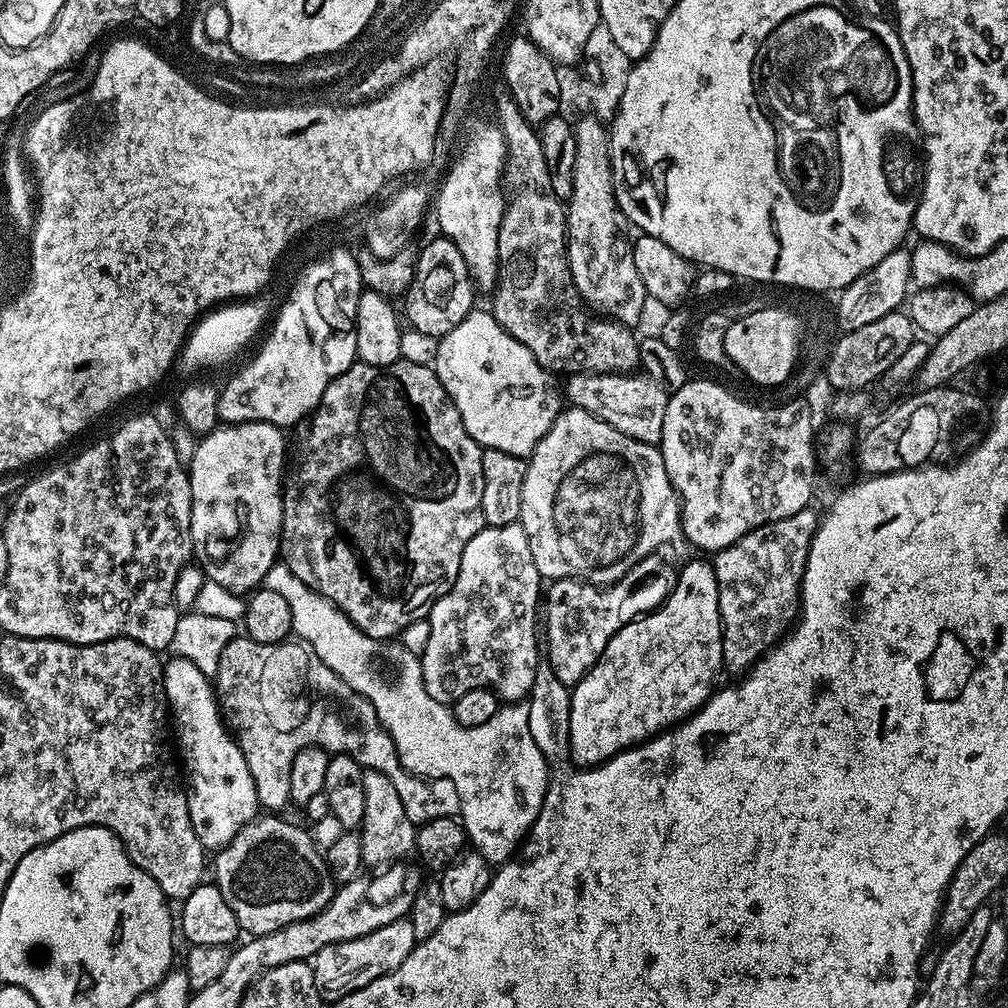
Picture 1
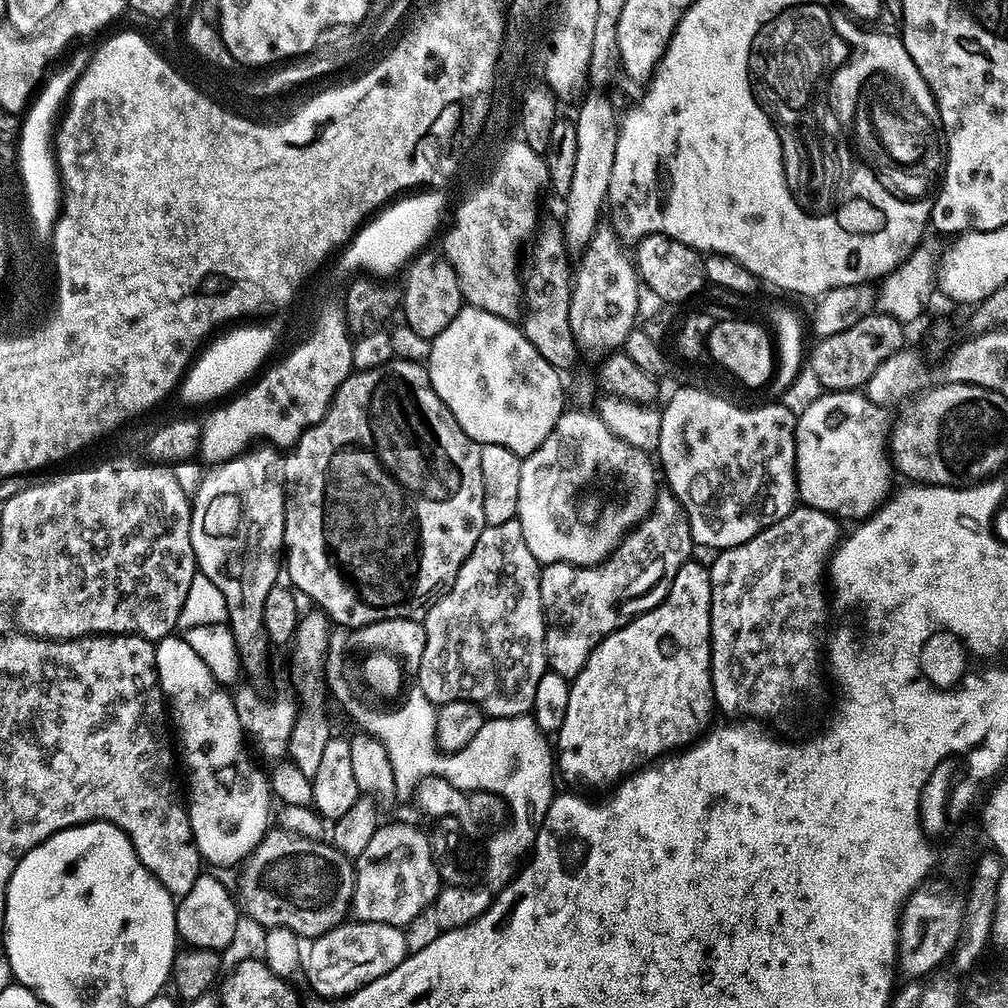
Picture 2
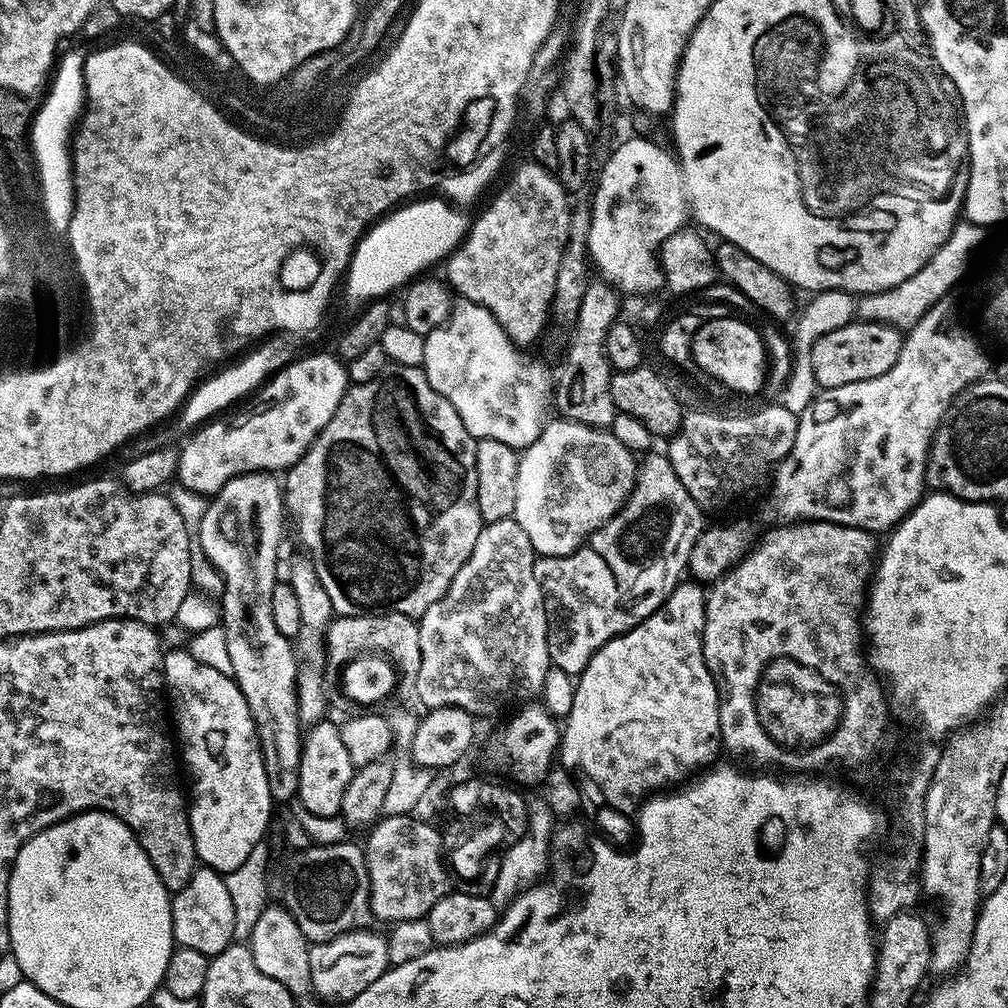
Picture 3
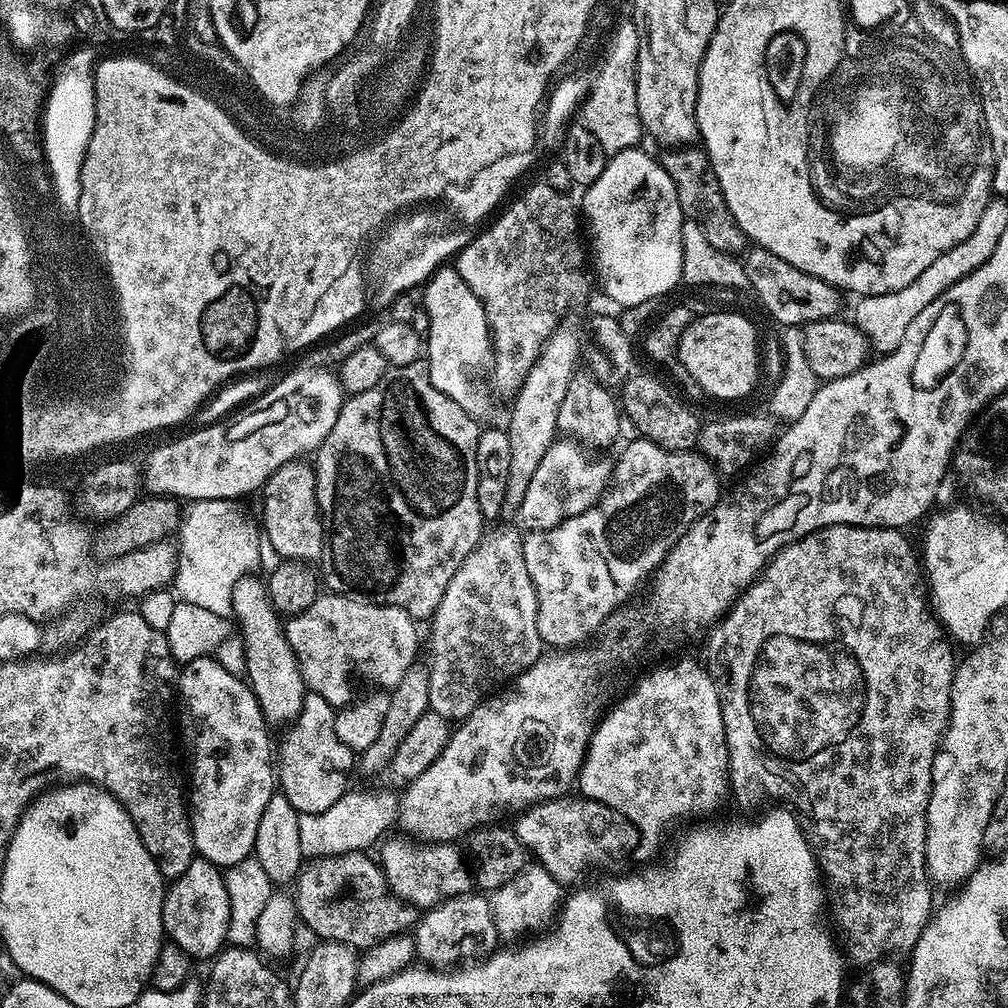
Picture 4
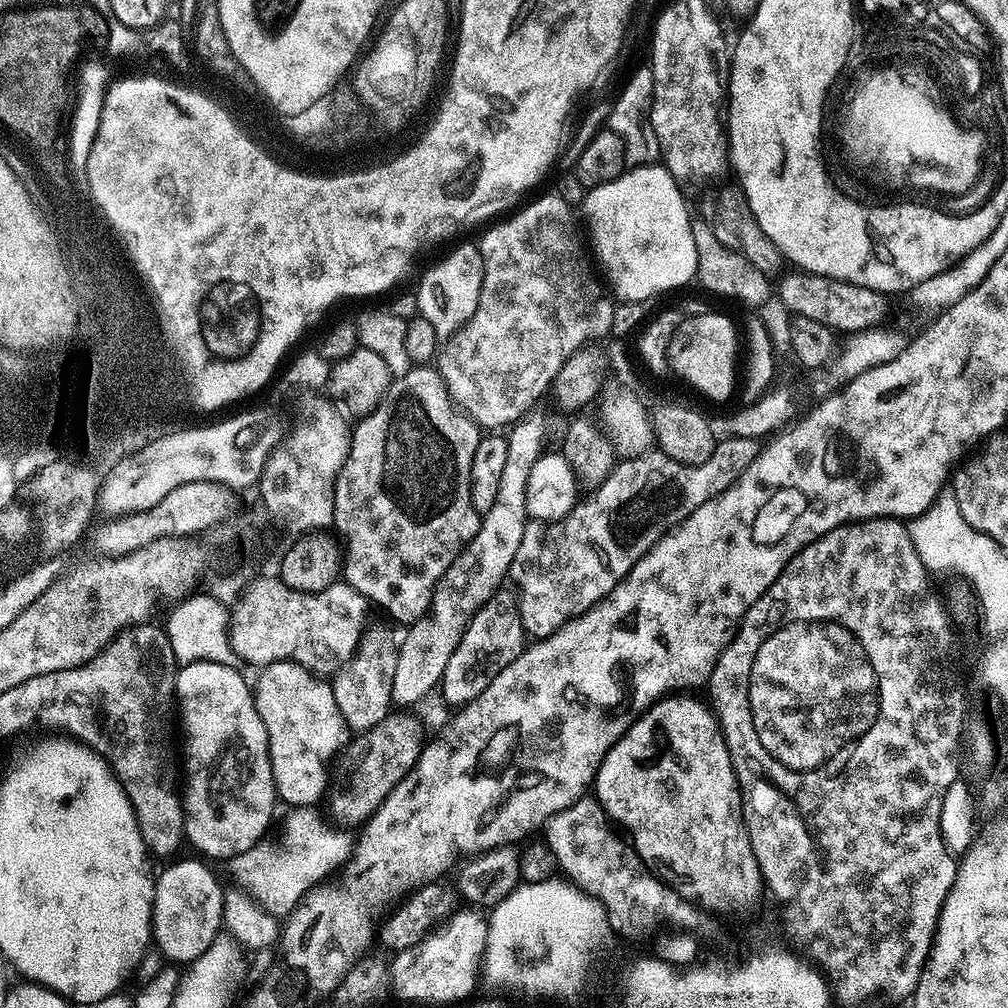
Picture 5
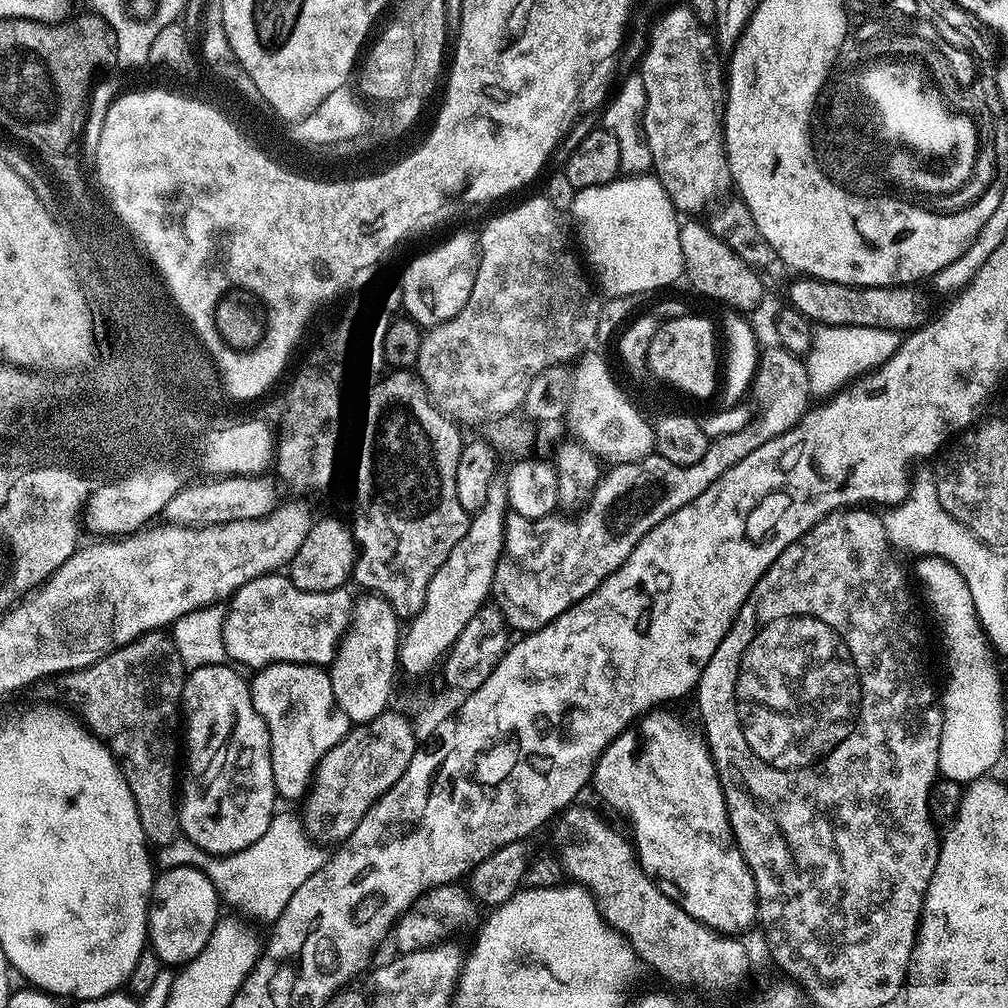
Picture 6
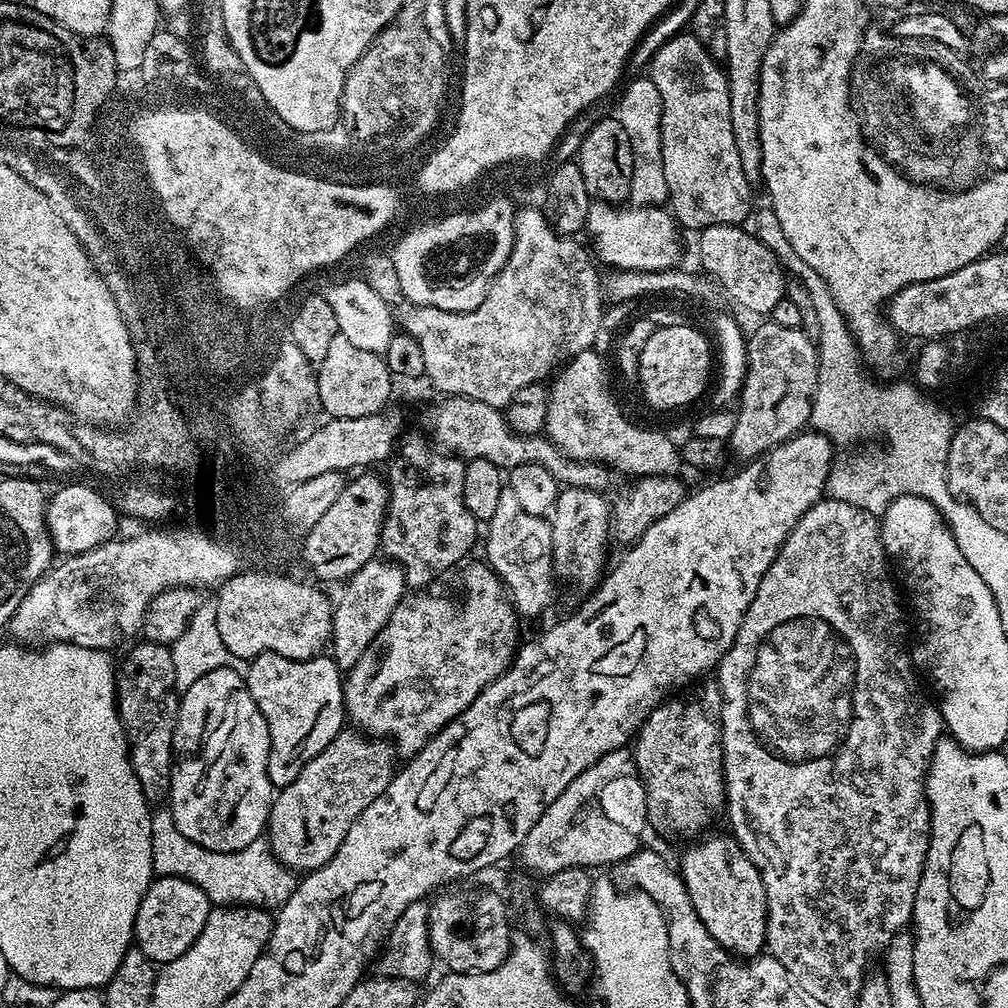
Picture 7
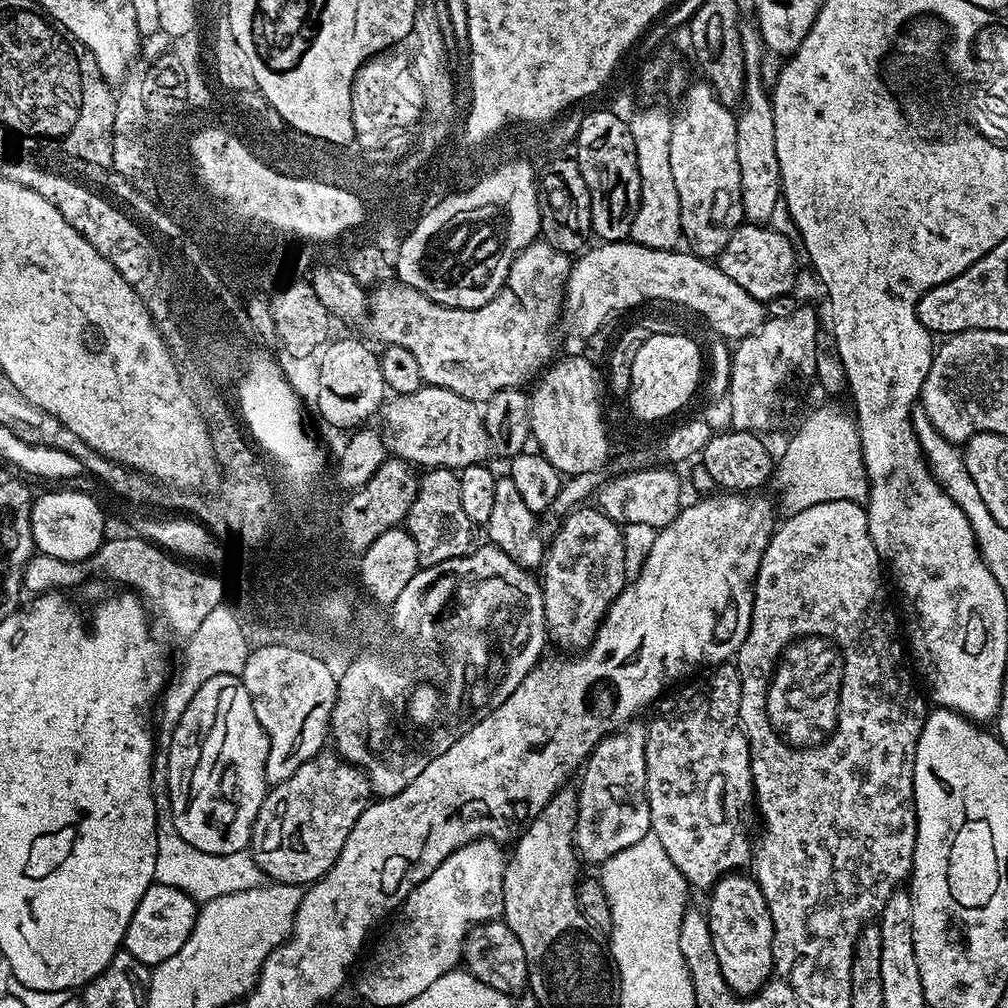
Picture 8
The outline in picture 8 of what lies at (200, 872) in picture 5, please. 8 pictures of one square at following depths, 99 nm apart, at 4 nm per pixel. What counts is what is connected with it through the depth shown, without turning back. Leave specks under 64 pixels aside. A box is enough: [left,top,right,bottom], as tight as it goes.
[122,882,197,966]

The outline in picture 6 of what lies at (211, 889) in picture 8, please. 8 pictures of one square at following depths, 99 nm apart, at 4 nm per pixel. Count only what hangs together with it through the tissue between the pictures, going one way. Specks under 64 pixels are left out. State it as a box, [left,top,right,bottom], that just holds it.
[154,809,326,924]

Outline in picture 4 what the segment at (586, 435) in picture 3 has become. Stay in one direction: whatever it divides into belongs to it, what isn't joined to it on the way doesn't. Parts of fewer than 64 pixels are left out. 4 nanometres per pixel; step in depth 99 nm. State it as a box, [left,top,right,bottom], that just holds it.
[518,438,614,529]

